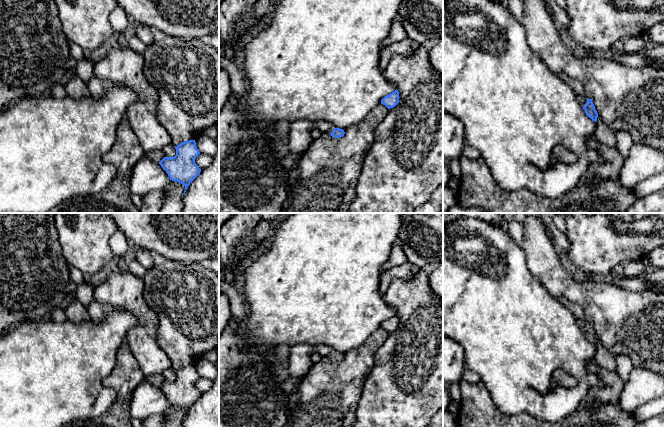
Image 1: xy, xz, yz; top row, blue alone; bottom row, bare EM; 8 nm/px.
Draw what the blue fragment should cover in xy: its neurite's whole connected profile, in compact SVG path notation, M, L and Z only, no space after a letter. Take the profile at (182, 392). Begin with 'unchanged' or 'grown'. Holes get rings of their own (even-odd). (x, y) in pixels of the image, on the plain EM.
unchanged; M195 364L182 366L175 373L176 379L174 381L164 381L159 388L166 395L170 404L177 405L185 410L185 417L190 407L201 396L195 387L200 376Z

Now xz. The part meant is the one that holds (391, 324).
unchanged; M396 313L394 316L385 320L381 324L381 328L385 329L388 333L395 331L399 327L399 316Z

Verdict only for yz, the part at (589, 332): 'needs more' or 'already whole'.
needs more

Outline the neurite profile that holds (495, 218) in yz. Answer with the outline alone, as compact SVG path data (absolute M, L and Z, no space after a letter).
M459 213L462 216L470 218L478 218L494 225L506 228L506 223L503 221L499 213Z

